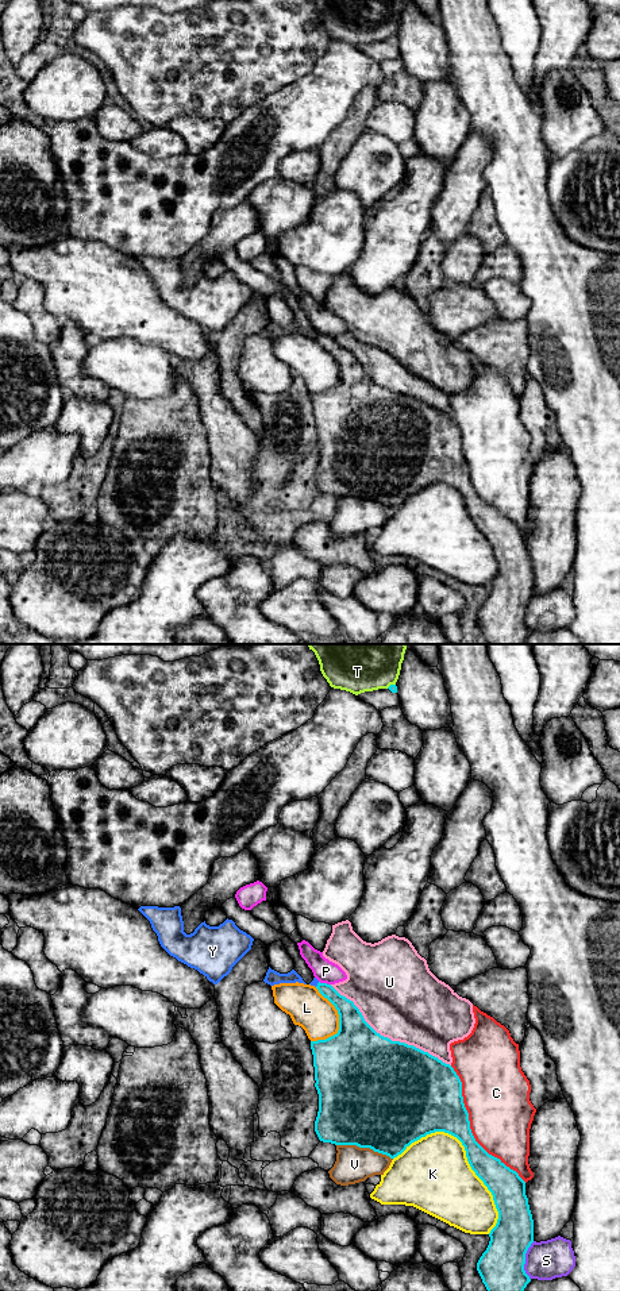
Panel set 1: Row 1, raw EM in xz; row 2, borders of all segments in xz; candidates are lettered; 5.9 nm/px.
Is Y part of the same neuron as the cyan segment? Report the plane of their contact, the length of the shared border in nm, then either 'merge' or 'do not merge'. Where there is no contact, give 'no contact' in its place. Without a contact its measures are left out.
xz | 40 nm | do not merge

